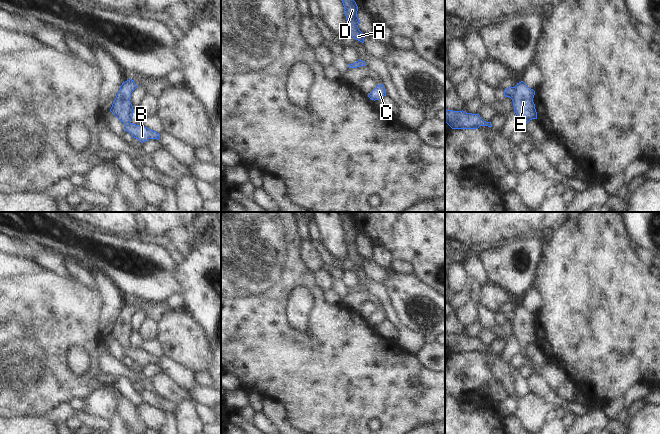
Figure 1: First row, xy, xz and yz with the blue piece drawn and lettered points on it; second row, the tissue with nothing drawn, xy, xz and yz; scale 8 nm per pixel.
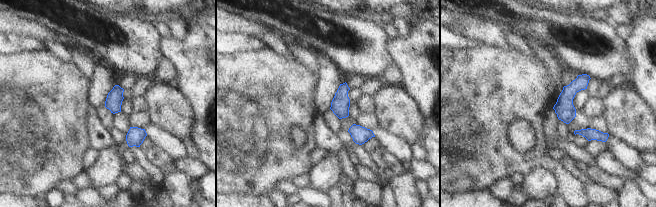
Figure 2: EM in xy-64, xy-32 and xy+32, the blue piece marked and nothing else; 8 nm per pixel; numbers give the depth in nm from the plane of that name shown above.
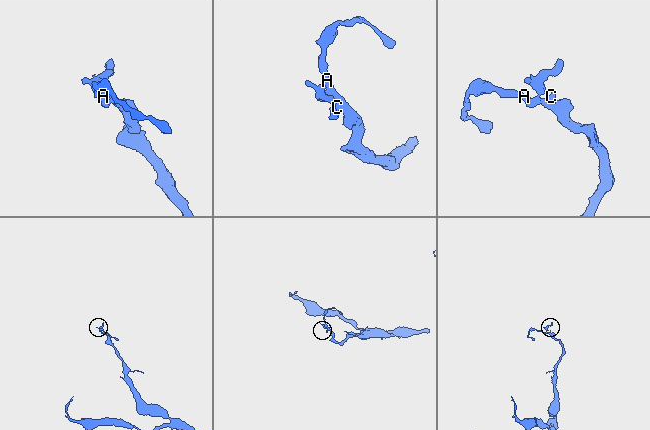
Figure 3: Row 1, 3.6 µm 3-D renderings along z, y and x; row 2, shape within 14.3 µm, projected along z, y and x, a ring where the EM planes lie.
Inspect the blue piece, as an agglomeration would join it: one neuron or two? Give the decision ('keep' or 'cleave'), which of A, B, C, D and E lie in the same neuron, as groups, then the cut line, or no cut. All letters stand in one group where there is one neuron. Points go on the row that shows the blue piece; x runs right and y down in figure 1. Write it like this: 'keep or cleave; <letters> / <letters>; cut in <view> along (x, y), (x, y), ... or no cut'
keep; A B C D E; no cut

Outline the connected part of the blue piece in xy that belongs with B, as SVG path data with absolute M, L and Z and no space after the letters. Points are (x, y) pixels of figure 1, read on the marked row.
M129 79L122 83L110 111L125 125L125 131L129 132L133 138L138 139L141 143L149 139L160 139L160 134L142 125L131 123L134 109L130 103L131 93L138 86L134 80Z

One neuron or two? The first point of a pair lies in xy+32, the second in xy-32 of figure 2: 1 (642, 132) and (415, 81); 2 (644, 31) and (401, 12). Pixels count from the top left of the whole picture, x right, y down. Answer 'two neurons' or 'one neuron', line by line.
1: two neurons
2: two neurons

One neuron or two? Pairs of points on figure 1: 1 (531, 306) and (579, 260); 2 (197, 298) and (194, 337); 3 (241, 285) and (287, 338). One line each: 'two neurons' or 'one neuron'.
1: two neurons
2: two neurons
3: one neuron

